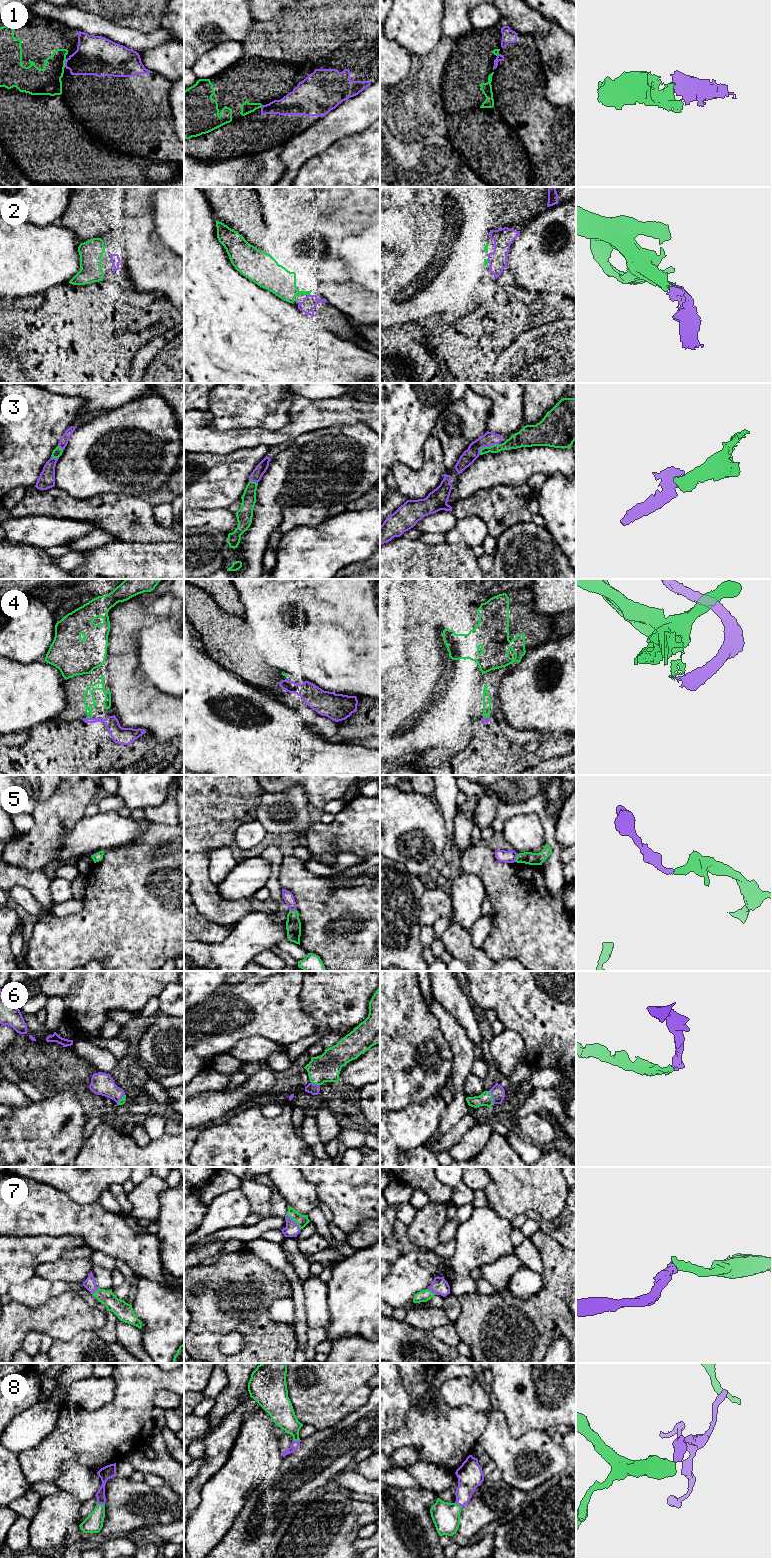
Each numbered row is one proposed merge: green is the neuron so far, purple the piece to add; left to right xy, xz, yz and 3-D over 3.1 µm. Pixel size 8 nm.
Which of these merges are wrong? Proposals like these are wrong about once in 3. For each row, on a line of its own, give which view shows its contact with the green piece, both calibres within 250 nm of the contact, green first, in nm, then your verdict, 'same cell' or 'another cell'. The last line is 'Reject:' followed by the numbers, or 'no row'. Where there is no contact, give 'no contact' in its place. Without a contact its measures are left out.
1: meets green in xy; 220 nm thick on the green side, 300 nm on the other; another cell
2: meets green in xz; 220 nm thick on the green side, 110 nm on the other; same cell
3: meets green in yz; 110 nm thick on the green side, 120 nm on the other; same cell
4: meets green in xy; 90 nm thick on the green side, 110 nm on the other; another cell
5: meets green in yz; 100 nm thick on the green side, 100 nm on the other; same cell
6: meets green in yz; 110 nm thick on the green side, 110 nm on the other; same cell
7: meets green in xz; 100 nm thick on the green side, 120 nm on the other; same cell
8: meets green in xy; 150 nm thick on the green side, 100 nm on the other; same cell
Reject: 1, 4

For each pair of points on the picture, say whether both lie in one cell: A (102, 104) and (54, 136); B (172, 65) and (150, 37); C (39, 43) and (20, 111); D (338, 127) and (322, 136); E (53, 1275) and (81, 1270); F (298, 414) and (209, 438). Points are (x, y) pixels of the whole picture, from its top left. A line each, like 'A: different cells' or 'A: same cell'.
A: different cells
B: different cells
C: same cell
D: same cell
E: same cell
F: same cell

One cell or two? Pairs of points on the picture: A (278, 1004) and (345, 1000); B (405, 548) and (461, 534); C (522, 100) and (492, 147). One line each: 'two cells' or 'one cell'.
A: two cells
B: two cells
C: two cells

